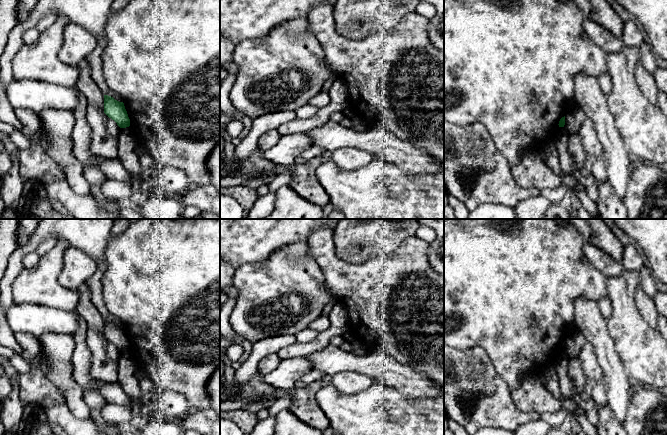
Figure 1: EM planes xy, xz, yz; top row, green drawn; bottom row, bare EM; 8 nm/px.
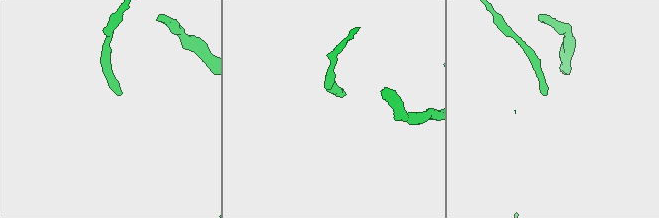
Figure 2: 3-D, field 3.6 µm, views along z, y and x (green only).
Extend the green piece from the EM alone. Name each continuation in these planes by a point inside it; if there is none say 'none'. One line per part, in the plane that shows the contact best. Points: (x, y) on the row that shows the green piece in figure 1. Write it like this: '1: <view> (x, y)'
none

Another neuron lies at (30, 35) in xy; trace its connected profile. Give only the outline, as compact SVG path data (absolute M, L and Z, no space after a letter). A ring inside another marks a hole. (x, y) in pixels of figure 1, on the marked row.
M36 27L27 29L23 34L23 43L27 45L33 44L40 36L40 32Z

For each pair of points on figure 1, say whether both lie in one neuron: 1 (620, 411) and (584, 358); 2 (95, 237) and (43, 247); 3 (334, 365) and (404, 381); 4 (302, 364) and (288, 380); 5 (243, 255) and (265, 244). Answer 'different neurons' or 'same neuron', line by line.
1: different neurons
2: different neurons
3: same neuron
4: same neuron
5: same neuron

